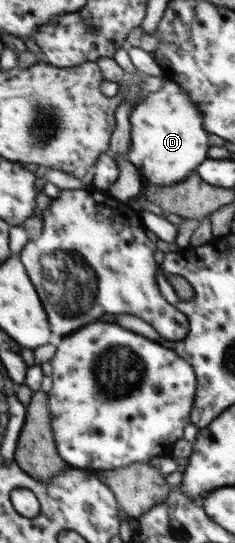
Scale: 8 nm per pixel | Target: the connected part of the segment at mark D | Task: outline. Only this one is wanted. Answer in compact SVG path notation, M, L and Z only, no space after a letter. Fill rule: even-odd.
M162 78L162 87L160 87L159 91L154 91L154 93L150 93L148 97L146 97L146 101L138 104L131 112L129 116L129 120L131 123L131 138L130 138L130 149L128 151L128 161L136 167L136 169L139 171L140 175L142 175L143 178L146 178L146 182L143 185L149 186L150 184L153 185L153 187L158 186L169 186L172 184L177 184L178 182L181 182L182 180L186 179L192 171L196 170L198 166L200 166L204 161L206 161L207 157L206 154L208 153L208 148L210 145L208 144L208 132L204 129L203 124L203 115L202 112L198 109L198 106L190 101L190 97L186 95L180 89L180 85L178 83L169 82L168 79Z

